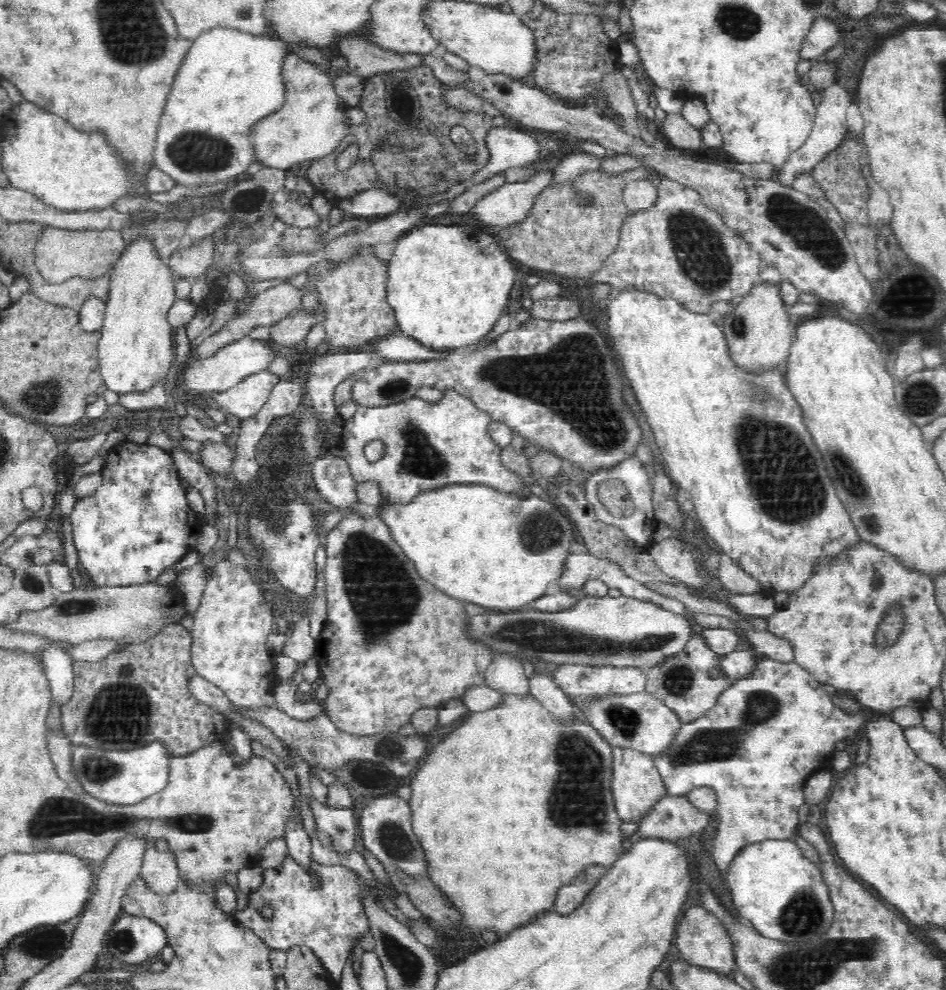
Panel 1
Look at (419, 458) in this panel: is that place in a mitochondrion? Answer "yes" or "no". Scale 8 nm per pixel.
yes

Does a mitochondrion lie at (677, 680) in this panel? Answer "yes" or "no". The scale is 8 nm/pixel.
yes

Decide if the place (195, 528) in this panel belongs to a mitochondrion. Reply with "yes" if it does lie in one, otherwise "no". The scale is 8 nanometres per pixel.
no

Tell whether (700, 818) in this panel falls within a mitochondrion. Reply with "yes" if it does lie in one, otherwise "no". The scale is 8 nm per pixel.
no

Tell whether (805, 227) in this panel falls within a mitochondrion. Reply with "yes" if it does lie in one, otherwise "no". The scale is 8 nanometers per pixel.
yes

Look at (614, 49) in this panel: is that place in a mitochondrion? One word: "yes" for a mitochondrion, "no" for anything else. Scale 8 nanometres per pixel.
no

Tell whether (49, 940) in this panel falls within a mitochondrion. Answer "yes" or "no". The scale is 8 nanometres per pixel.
yes

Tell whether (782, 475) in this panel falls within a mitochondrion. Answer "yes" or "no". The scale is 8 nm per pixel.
yes

